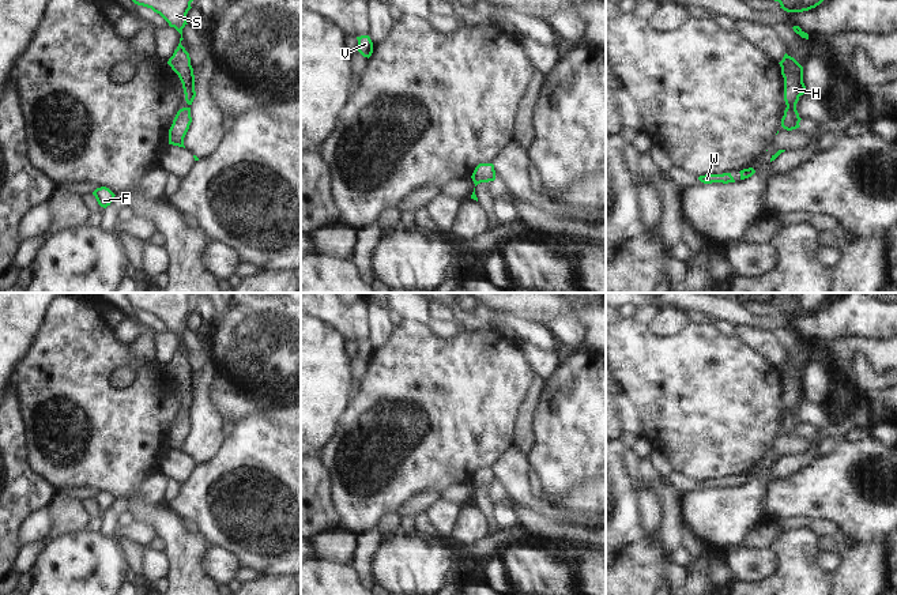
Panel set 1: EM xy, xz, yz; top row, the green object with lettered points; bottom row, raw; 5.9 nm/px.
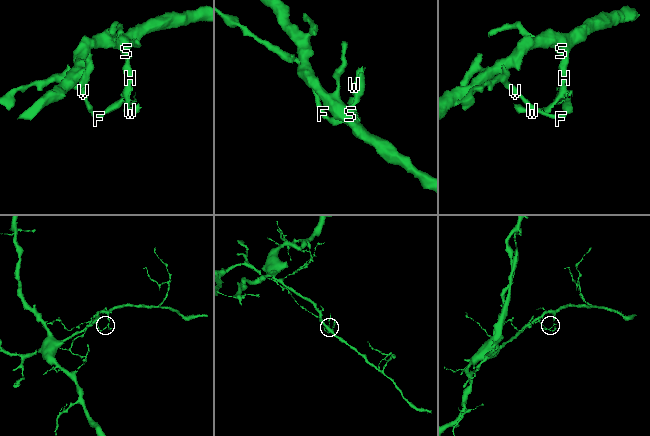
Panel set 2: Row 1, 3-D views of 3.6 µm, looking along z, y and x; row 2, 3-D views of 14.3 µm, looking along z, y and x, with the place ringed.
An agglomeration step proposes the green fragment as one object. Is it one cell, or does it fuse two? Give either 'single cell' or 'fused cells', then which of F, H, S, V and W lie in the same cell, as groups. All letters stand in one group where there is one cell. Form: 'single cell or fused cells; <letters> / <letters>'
fused cells; F V / H S W

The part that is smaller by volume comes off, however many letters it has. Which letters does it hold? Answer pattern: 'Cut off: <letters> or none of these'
Cut off: F, V

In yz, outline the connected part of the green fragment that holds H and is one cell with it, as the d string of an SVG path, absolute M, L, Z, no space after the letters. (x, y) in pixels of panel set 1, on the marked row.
M787 53L783 60L779 63L781 67L781 75L784 78L784 129L792 131L799 128L800 117L796 110L796 103L799 97L806 94L806 86L803 83L803 67Z

